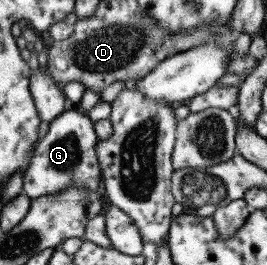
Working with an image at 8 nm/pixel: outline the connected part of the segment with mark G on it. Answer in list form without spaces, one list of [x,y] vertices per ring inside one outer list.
[[[68,106],[63,113],[48,123],[47,132],[32,149],[28,166],[22,175],[22,191],[30,200],[41,196],[53,196],[70,185],[85,187],[92,194],[100,192],[100,171],[95,155],[98,142],[87,115]]]

